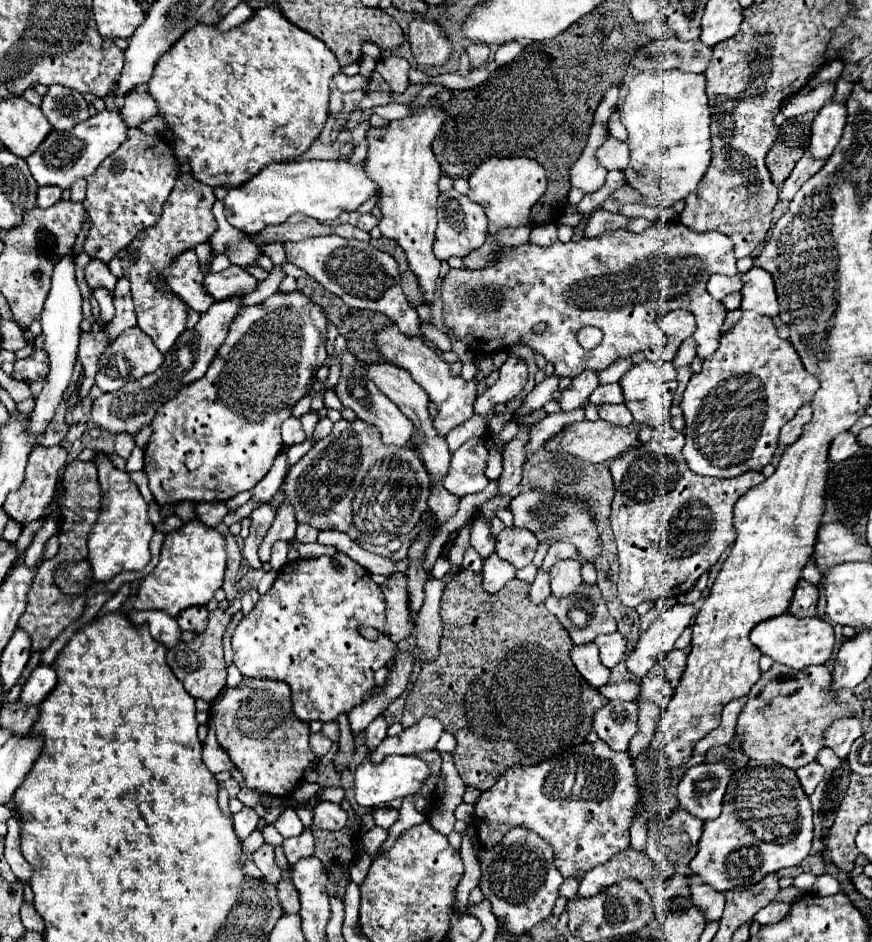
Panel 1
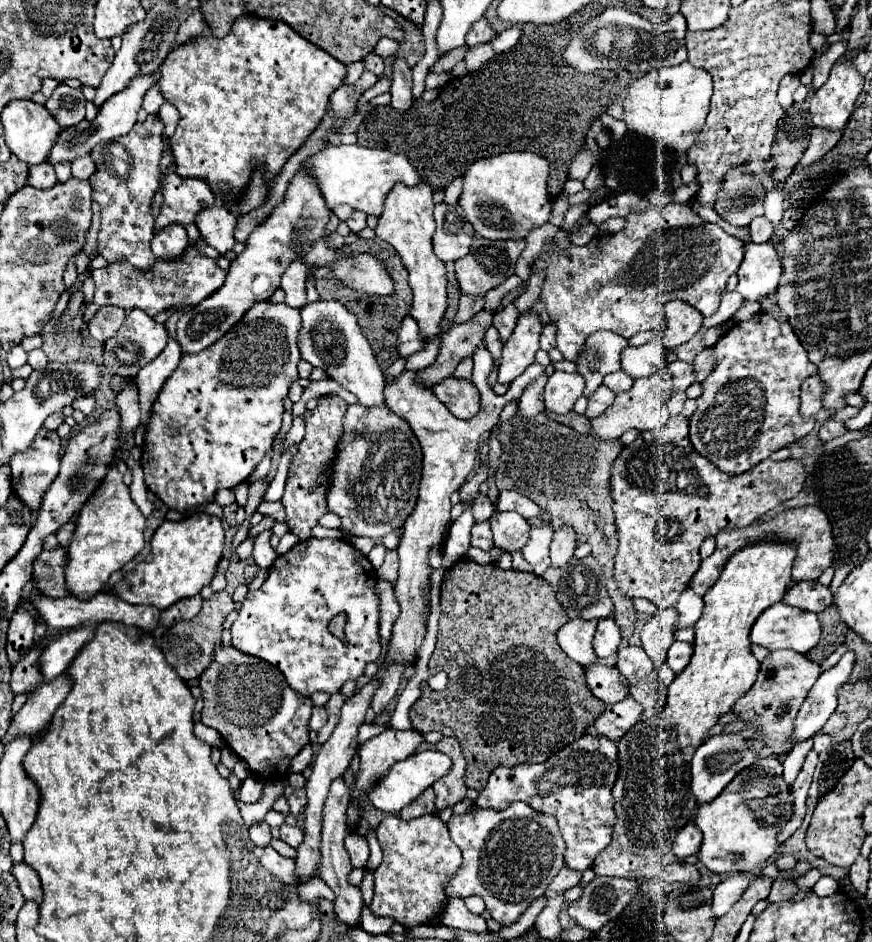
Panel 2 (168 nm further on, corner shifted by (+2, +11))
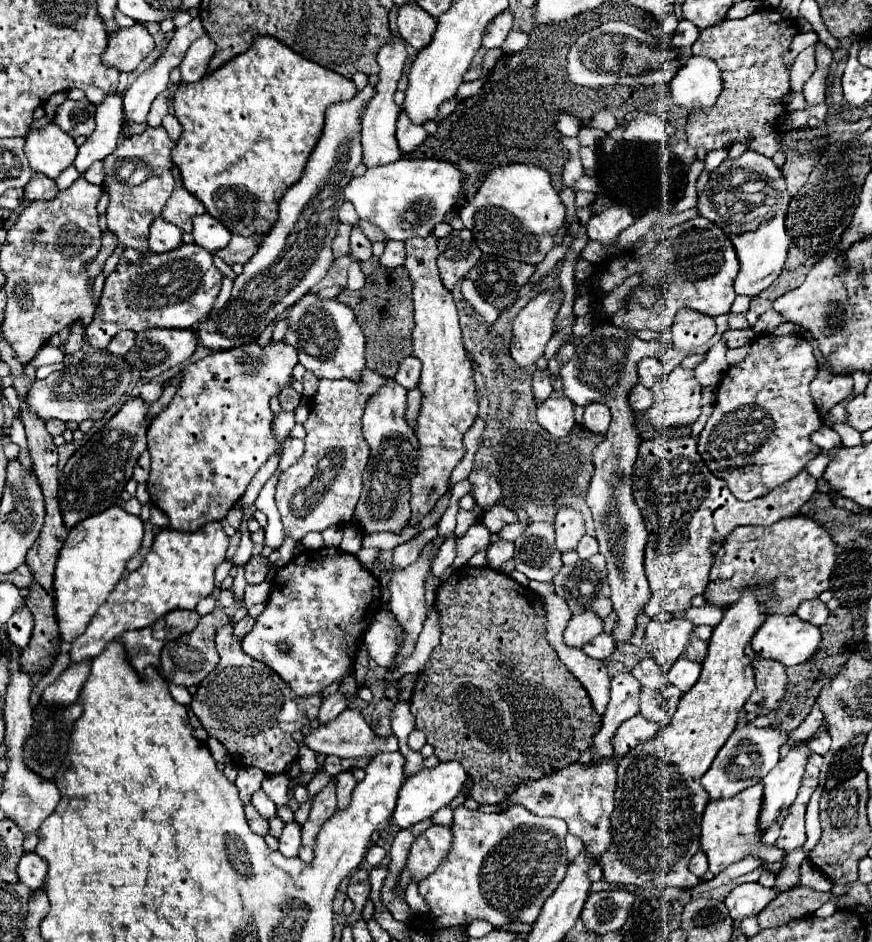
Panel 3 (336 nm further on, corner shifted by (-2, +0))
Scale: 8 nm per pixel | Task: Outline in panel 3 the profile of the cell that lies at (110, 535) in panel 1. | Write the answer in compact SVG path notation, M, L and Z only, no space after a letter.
M111 507L99 515L87 517L83 523L77 523L57 559L53 591L55 591L55 617L59 623L59 639L71 643L79 637L97 609L107 601L107 595L119 583L125 563L139 551L143 541L143 523L139 517L125 513L121 507Z

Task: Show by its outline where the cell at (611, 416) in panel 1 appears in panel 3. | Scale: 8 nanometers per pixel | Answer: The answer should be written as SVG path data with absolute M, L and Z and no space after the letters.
M589 403L585 405L585 423L583 427L589 429L591 433L605 433L611 423L611 411L607 405L601 403Z

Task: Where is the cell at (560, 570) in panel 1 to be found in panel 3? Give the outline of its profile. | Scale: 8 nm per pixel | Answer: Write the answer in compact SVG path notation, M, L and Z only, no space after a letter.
M561 507L555 513L555 543L561 553L577 547L579 539L585 535L585 521L581 513L573 507Z

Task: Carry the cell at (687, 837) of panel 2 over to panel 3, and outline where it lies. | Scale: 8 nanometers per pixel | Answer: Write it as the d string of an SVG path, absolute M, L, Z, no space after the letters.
M697 851L697 853L693 855L693 859L691 859L691 863L689 863L689 871L691 871L693 875L697 875L699 879L703 879L703 875L705 875L705 871L707 871L707 857L705 857L703 851Z

